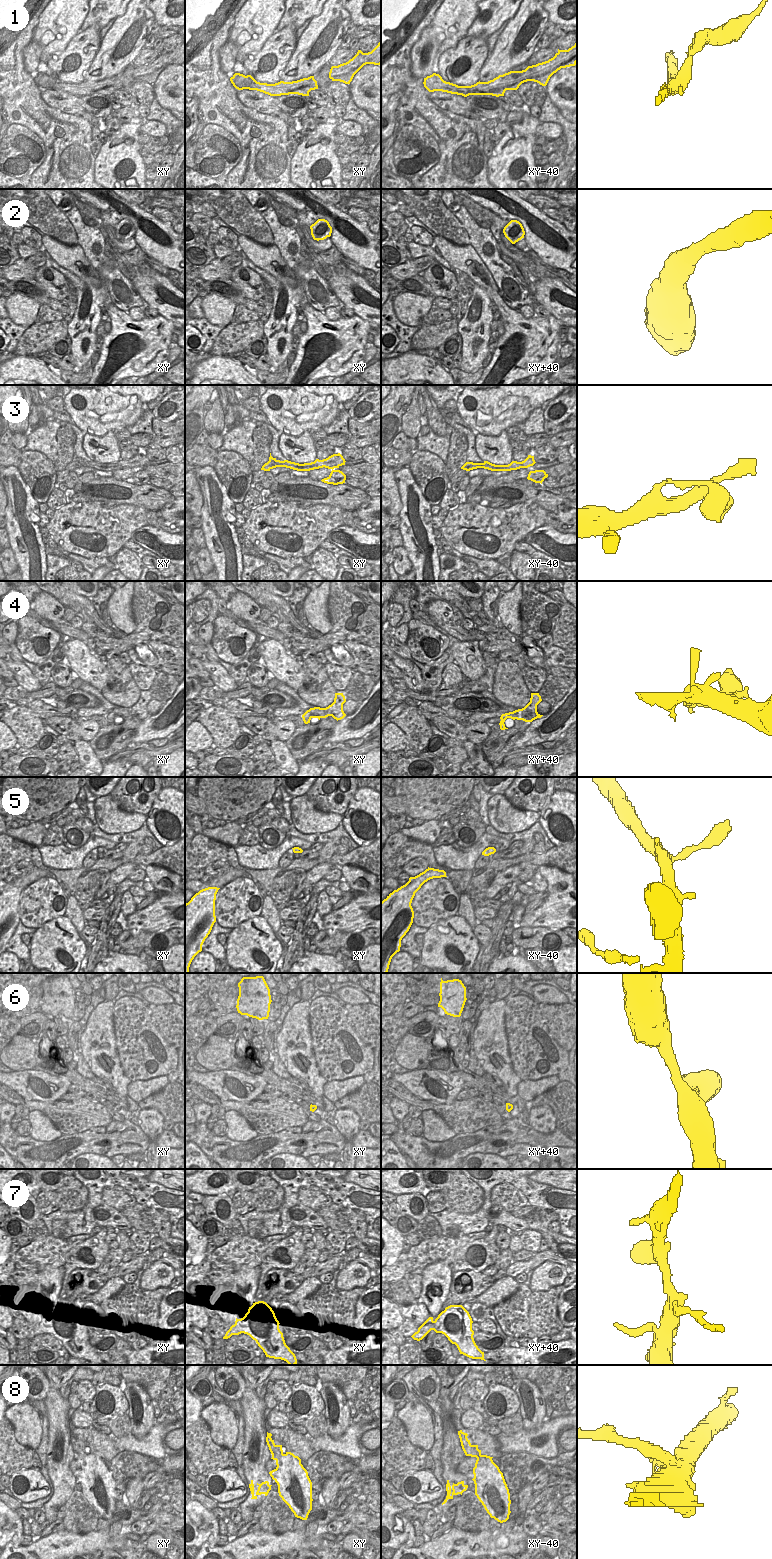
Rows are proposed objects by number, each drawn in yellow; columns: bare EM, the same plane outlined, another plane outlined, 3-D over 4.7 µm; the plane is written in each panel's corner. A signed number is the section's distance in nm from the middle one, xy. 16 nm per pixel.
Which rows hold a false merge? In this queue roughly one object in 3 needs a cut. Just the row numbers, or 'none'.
1, 8

